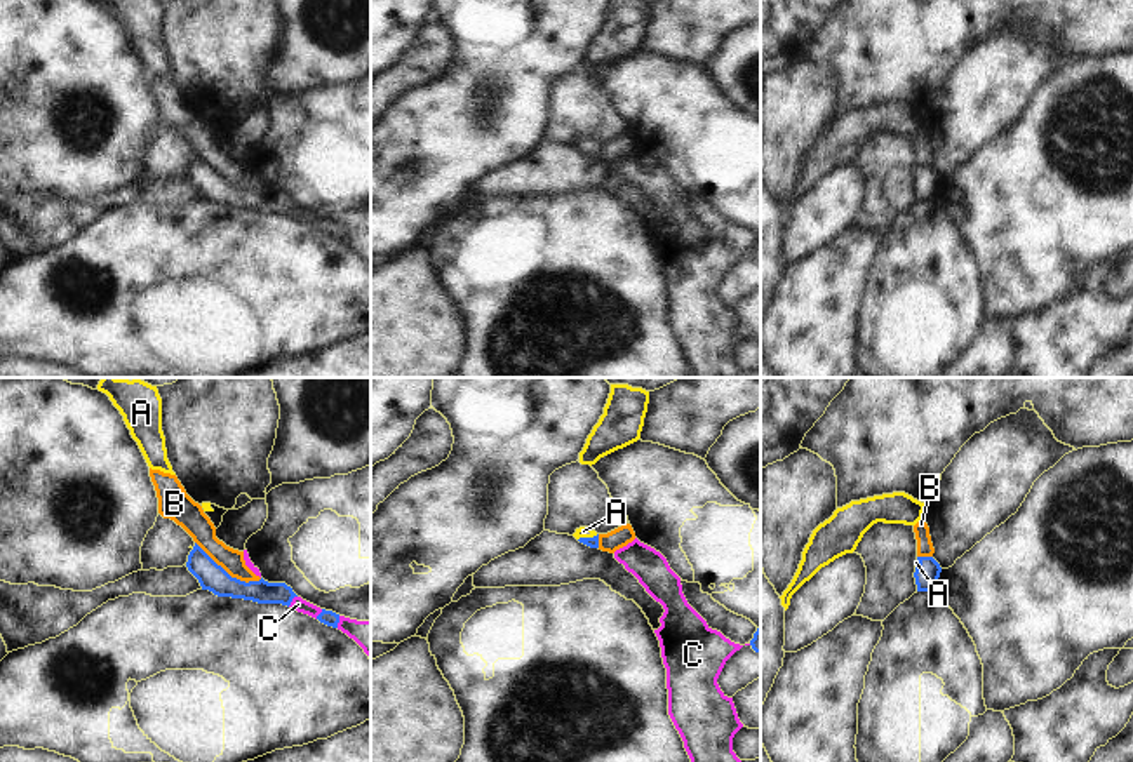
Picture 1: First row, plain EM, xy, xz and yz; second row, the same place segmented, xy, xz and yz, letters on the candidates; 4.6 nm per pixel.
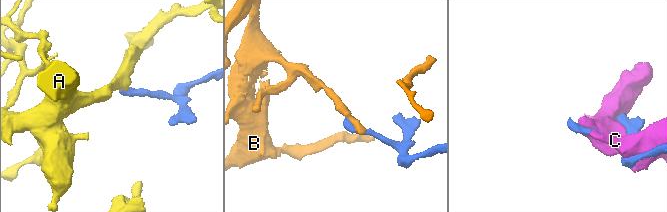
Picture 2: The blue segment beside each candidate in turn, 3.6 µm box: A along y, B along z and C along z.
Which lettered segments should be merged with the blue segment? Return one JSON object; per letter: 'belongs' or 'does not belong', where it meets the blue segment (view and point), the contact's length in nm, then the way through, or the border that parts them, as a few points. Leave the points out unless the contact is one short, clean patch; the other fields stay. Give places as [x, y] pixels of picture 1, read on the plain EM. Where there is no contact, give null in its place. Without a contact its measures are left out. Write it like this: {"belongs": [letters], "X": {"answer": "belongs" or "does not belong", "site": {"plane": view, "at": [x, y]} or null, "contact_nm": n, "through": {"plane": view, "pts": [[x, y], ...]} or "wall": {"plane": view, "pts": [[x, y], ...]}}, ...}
{"belongs": ["A"], "A": {"answer": "belongs", "site": {"plane": "xz", "at": [587, 148]}, "contact_nm": 100, "through": {"plane": "xz", "pts": [[590, 152], [587, 148], [583, 141]]}}, "B": {"answer": "does not belong", "site": {"plane": "xy", "at": [227, 183]}, "contact_nm": 360, "wall": {"plane": "xy", "pts": [[195, 152], [232, 187], [246, 192], [258, 192], [261, 188]]}}, "C": {"answer": "does not belong", "site": {"plane": "xy", "at": [291, 211]}, "contact_nm": 70}}

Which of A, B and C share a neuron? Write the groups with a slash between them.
A / B / C

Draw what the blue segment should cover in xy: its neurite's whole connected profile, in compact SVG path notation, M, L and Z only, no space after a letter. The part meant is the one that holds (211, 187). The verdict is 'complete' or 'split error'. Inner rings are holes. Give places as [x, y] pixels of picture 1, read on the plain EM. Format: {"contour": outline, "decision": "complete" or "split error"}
{"contour": "M197 153L188 165L186 177L198 190L202 200L209 200L218 207L244 209L258 214L282 214L287 217L298 207L285 193L268 193L263 188L245 193L231 188Z", "decision": "complete"}

